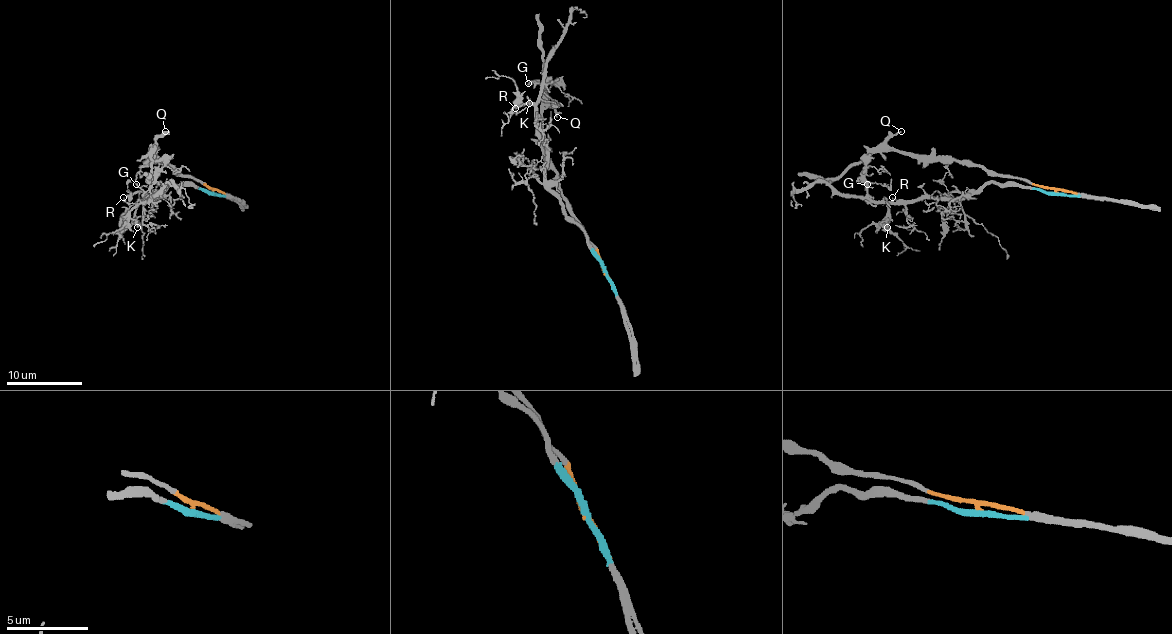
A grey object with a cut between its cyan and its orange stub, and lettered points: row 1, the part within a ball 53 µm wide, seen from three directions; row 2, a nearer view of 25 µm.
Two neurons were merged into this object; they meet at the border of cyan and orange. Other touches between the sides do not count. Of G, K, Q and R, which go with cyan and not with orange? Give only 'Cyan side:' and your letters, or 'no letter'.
Cyan side: G, K, R

